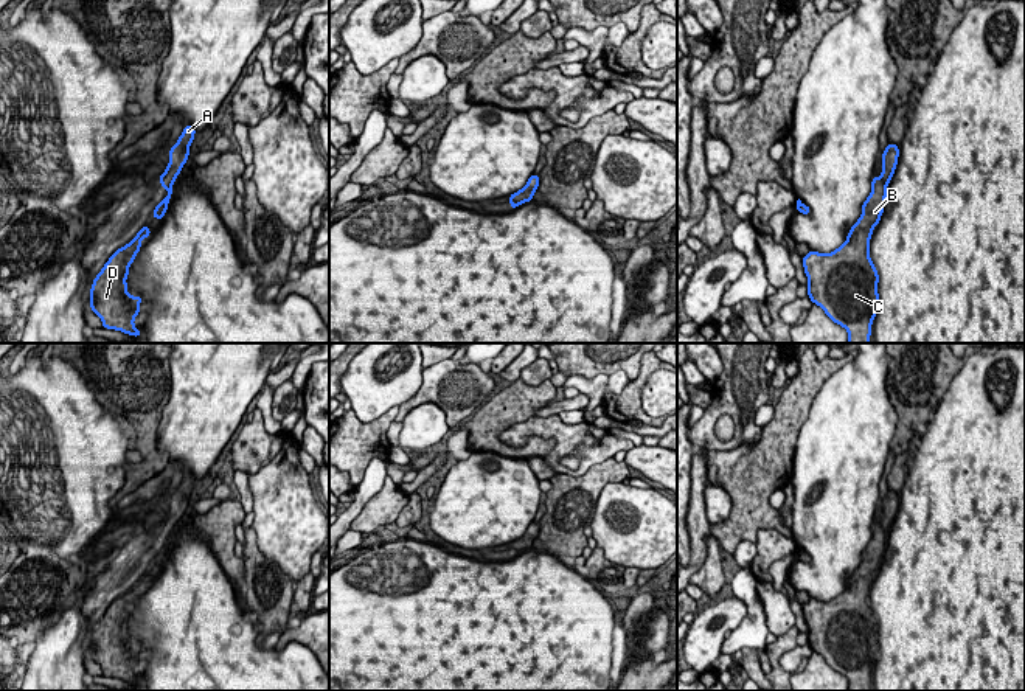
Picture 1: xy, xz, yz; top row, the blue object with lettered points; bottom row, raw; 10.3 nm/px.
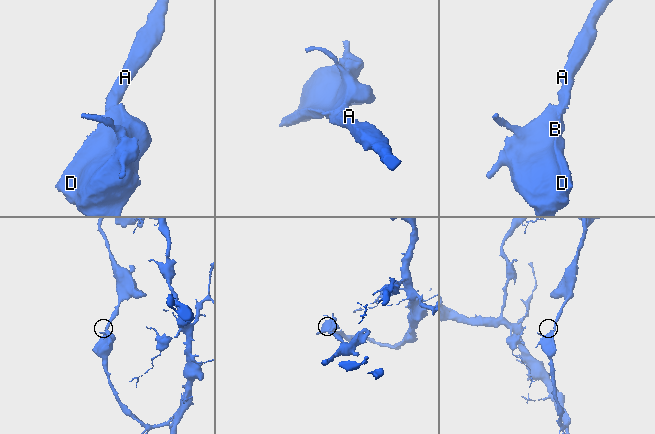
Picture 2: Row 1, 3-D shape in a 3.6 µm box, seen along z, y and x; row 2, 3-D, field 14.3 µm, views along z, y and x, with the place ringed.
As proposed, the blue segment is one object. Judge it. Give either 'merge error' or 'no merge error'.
merge error

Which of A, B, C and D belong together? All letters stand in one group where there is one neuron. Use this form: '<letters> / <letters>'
A / B C D

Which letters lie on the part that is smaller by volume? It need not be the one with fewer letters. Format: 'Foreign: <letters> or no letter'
Foreign: A

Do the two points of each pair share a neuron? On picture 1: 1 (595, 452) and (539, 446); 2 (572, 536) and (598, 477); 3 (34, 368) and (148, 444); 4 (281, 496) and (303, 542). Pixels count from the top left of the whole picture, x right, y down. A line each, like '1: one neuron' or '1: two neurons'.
1: two neurons
2: one neuron
3: two neurons
4: one neuron

